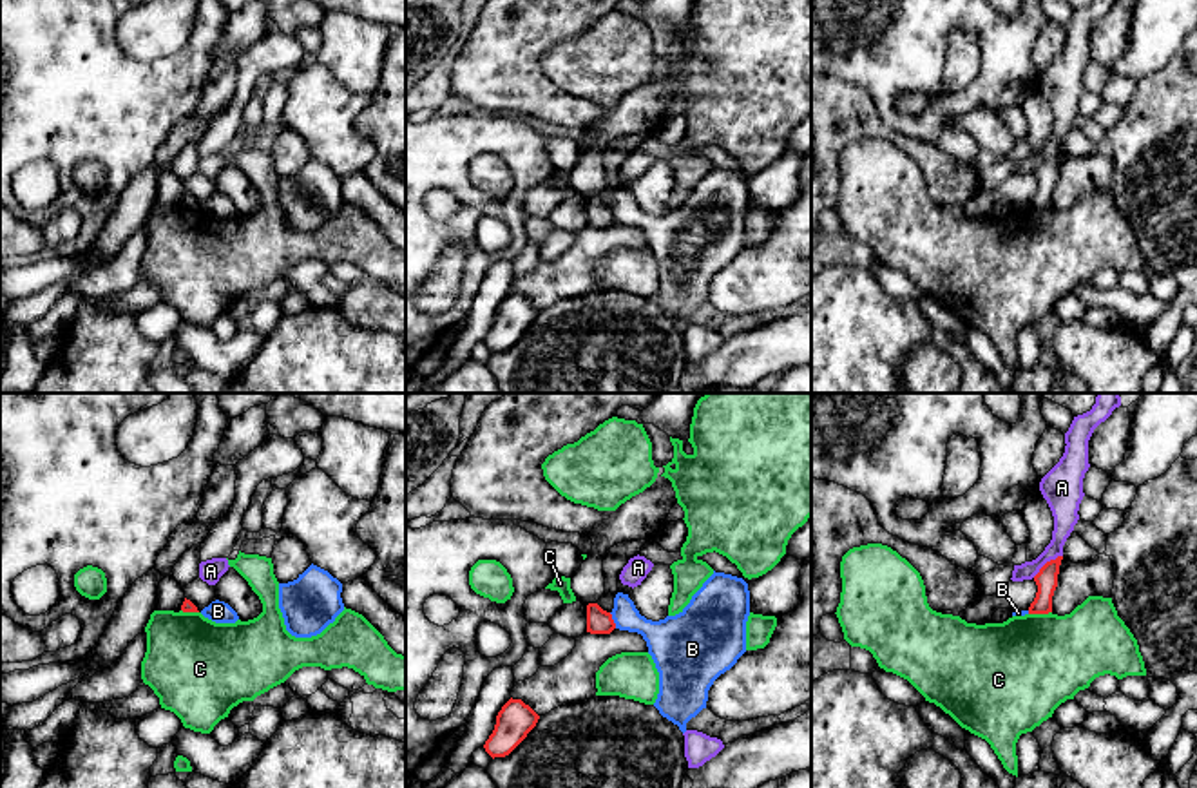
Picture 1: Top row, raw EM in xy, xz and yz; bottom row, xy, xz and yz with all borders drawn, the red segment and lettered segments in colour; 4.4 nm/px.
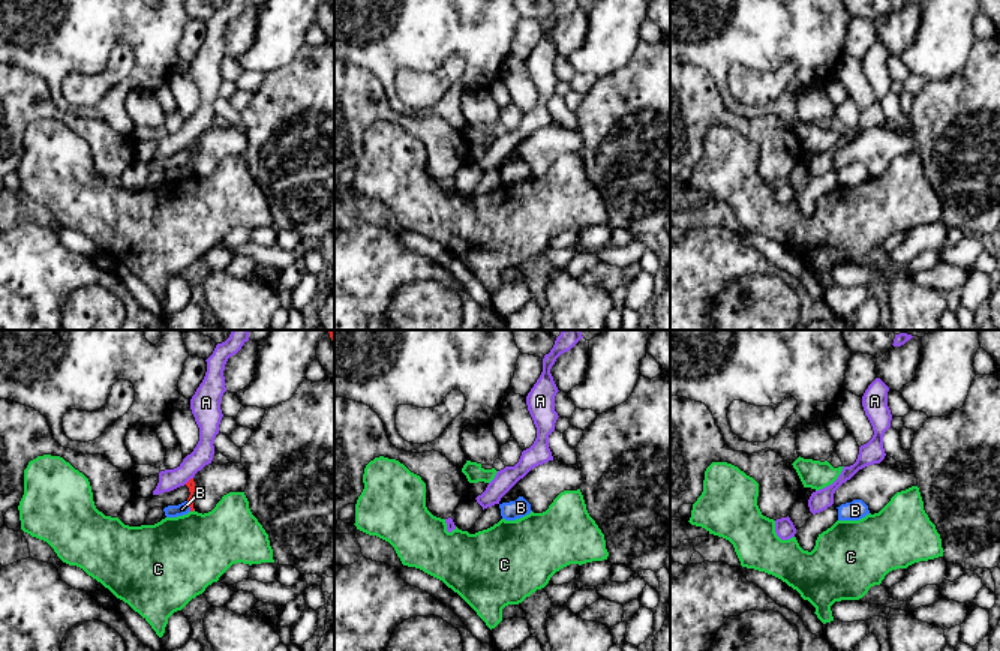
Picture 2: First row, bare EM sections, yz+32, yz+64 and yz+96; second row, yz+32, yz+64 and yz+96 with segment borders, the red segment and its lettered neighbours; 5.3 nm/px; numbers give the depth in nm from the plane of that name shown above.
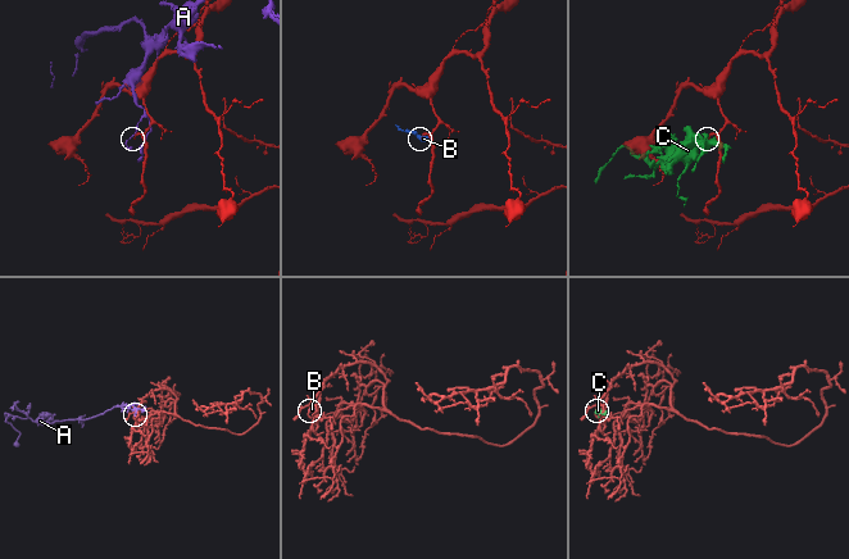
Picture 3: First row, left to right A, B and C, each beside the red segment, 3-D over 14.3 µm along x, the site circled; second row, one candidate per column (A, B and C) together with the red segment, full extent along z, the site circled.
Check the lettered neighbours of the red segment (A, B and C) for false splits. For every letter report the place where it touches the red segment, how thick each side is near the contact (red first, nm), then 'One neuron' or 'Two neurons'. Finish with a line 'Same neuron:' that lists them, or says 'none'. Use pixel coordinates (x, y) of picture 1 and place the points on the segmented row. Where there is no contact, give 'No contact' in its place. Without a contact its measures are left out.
A: Touches red at yz (1047, 562). Thickness 100 nm (red) against 110 nm. Two neurons
B: Touches red at xz (612, 620). Thickness 110 nm (red) against 170 nm. Two neurons
C: Touches red at yz (1040, 613). Thickness 100 nm (red) against 460 nm. Two neurons
Same neuron: none

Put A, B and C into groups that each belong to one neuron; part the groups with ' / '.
A / B / C

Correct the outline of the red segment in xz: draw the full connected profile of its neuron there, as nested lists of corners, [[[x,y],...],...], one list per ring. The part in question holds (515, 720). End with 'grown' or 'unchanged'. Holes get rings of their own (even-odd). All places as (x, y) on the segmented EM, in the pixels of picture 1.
[[[509,699],[496,716],[496,725],[485,741],[485,752],[494,757],[509,755],[536,726],[540,716],[522,699]]]; unchanged

